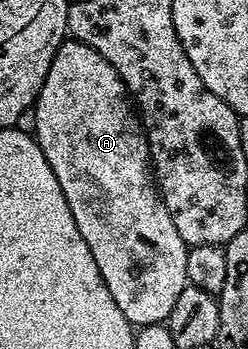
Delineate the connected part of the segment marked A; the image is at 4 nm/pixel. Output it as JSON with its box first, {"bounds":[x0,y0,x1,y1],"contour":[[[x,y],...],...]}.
{"bounds":[33,40,181,327],"contour":[[[63,40],[49,64],[49,76],[45,76],[45,84],[33,109],[37,116],[33,137],[41,152],[45,152],[45,160],[49,160],[49,168],[53,168],[57,184],[61,184],[61,192],[65,192],[69,212],[73,212],[73,228],[77,228],[85,248],[89,248],[105,280],[105,288],[109,288],[109,296],[113,296],[113,304],[121,308],[132,327],[158,327],[165,312],[169,312],[169,304],[181,294],[181,255],[167,227],[169,208],[165,208],[159,197],[147,135],[127,87],[105,56],[84,42]]]}

